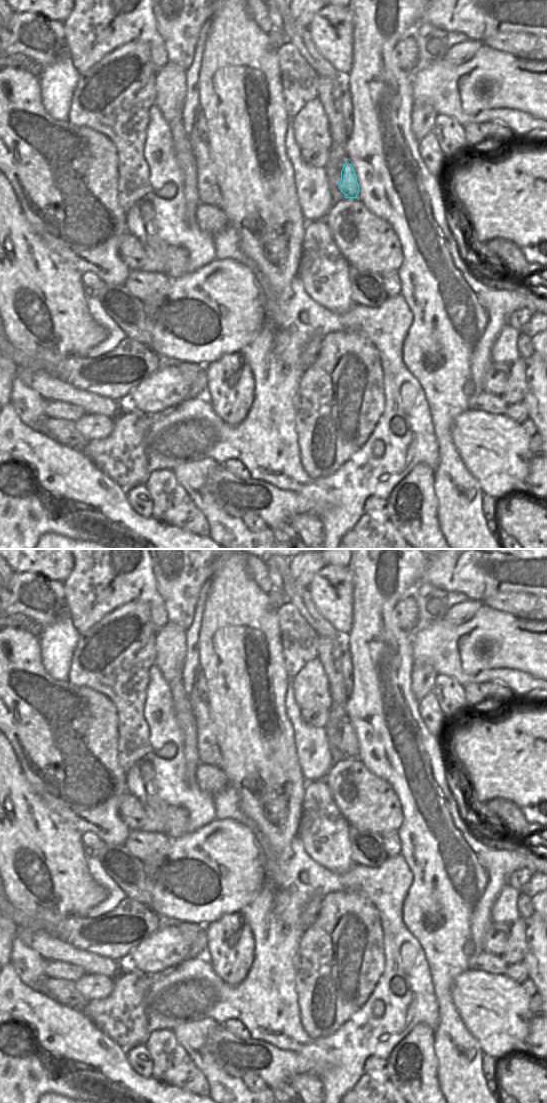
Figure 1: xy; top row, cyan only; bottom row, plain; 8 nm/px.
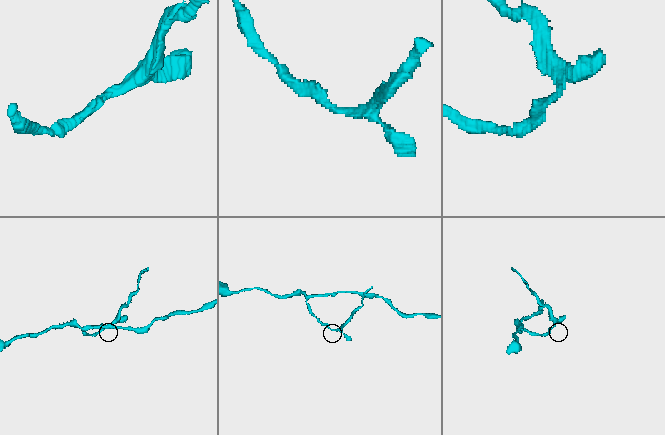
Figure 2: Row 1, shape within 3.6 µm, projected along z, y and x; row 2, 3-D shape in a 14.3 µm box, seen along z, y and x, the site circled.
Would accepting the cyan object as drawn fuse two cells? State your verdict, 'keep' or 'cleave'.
keep

